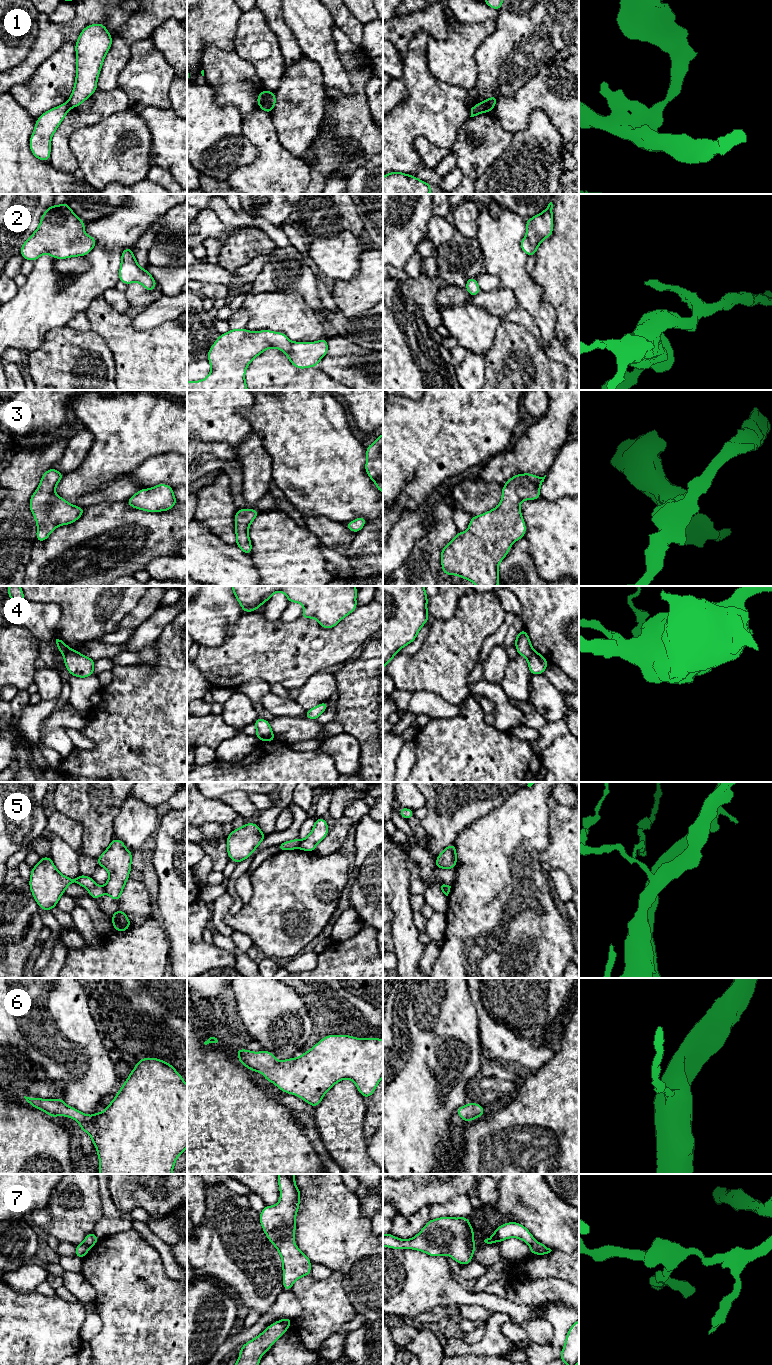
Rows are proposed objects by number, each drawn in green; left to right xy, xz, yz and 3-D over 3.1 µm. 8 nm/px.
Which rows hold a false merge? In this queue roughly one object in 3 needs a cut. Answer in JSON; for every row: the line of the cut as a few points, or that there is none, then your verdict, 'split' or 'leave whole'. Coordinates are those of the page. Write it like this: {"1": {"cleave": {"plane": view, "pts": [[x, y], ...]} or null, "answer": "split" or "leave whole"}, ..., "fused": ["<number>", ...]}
{"1": {"cleave": {"plane": "xz", "pts": [[269, 92], [260, 107]]}, "answer": "split"}, "2": {"cleave": null, "answer": "leave whole"}, "3": {"cleave": null, "answer": "leave whole"}, "4": {"cleave": {"plane": "xz", "pts": [[272, 733], [260, 739]]}, "answer": "split"}, "5": {"cleave": {"plane": "xz", "pts": [[301, 840], [299, 847]]}, "answer": "split"}, "6": {"cleave": null, "answer": "leave whole"}, "7": {"cleave": {"plane": "xz", "pts": [[280, 1320], [287, 1328]]}, "answer": "split"}, "fused": ["1", "4", "5", "7"]}

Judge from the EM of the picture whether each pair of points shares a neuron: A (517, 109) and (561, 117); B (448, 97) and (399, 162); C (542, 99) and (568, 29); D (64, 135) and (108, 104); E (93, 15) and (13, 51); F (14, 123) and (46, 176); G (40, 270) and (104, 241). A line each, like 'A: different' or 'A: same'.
A: same
B: same
C: different
D: same
E: different
F: same
G: same

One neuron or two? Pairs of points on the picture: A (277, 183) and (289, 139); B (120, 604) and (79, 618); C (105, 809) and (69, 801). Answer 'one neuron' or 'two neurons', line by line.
A: two neurons
B: one neuron
C: one neuron

